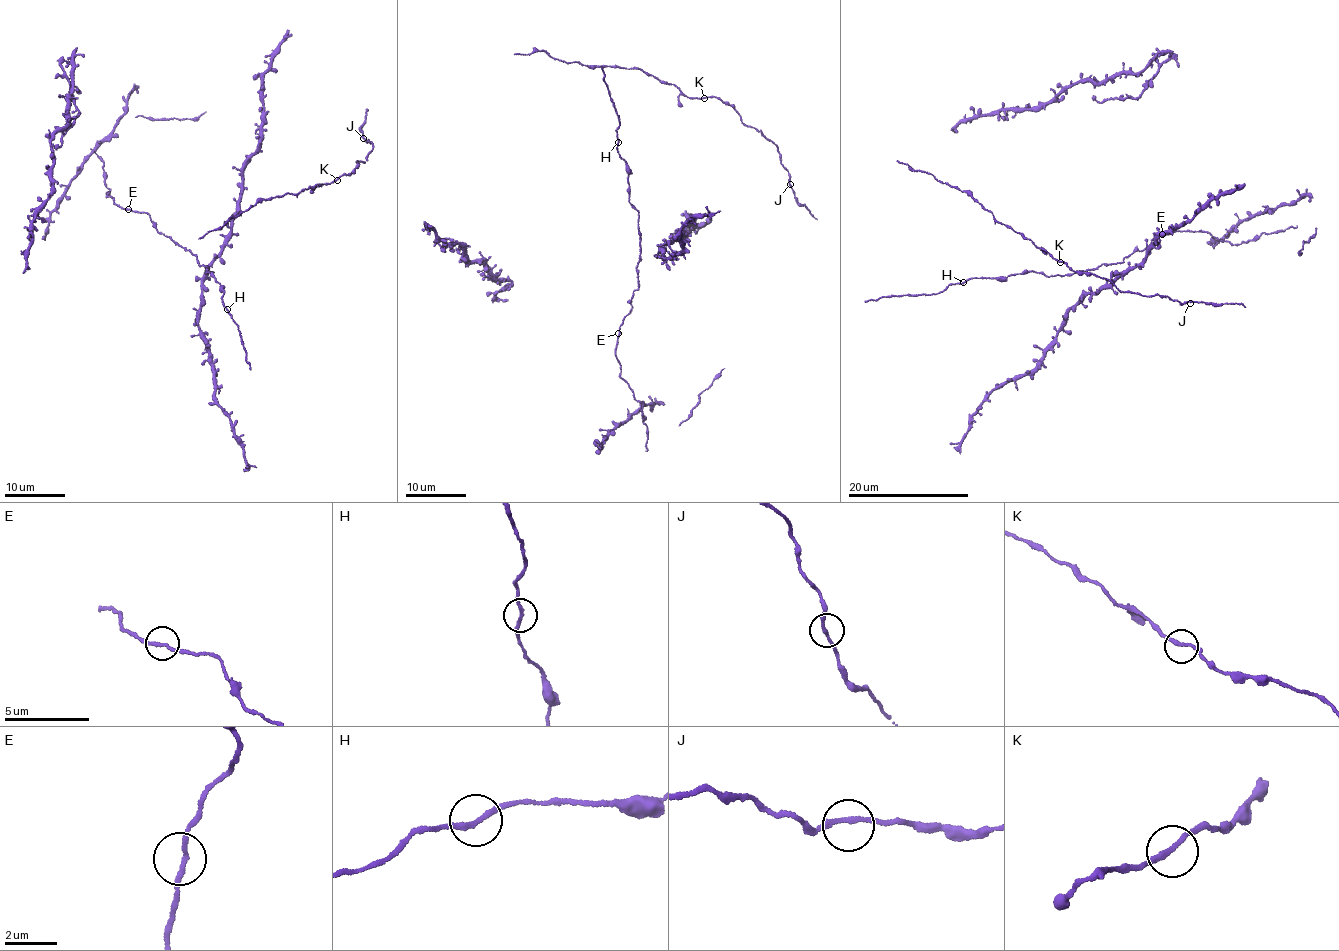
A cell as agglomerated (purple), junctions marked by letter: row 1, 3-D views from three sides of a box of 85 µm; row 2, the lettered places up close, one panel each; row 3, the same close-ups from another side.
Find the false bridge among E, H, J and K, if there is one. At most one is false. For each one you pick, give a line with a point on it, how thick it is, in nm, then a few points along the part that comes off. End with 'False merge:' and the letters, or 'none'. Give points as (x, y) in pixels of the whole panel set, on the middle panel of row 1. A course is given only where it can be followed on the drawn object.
False merge: none

